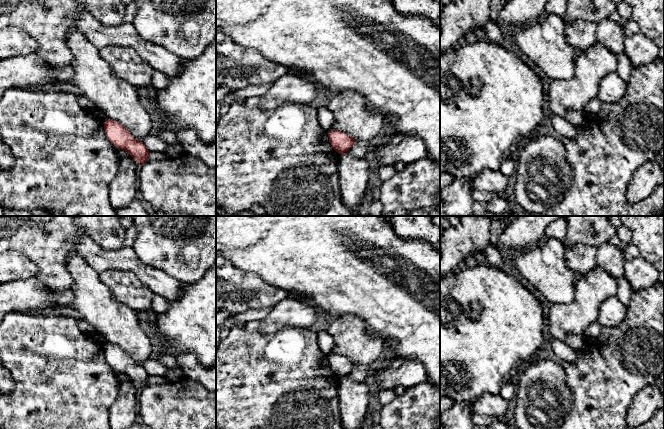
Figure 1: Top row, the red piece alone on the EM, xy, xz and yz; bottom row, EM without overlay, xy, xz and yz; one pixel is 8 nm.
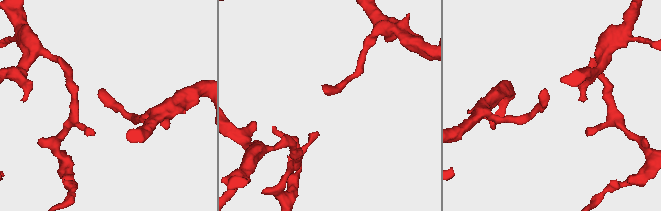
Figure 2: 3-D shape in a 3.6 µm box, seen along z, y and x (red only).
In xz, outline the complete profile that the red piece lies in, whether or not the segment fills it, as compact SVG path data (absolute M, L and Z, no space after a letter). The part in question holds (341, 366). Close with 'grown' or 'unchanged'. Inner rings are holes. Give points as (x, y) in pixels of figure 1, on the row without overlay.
M332 353L327 357L332 371L339 378L347 376L355 366L355 364L348 358L335 353Z | unchanged

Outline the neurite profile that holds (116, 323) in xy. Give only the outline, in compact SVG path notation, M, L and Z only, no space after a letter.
M78 254L70 255L67 268L73 277L71 291L74 296L72 309L87 321L105 342L115 344L125 351L131 359L140 365L152 358L153 346L140 326L137 312L118 302L110 289L101 282L99 273Z

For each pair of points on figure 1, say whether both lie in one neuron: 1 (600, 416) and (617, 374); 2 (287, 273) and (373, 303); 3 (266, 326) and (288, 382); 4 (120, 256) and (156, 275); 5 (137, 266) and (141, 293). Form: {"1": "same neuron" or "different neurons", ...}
{"1": "same neuron", "2": "same neuron", "3": "different neurons", "4": "same neuron", "5": "different neurons"}

